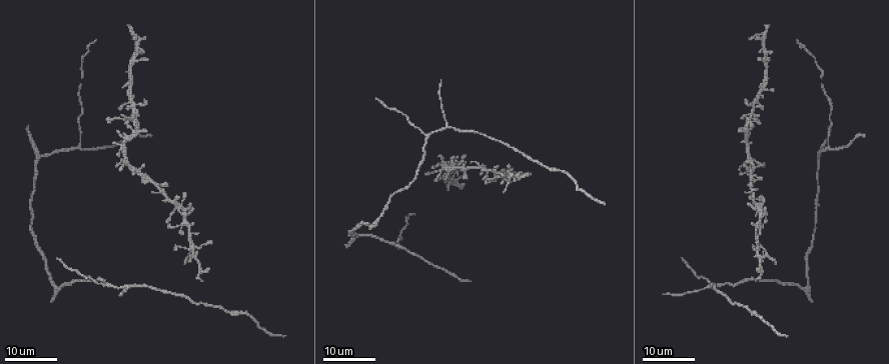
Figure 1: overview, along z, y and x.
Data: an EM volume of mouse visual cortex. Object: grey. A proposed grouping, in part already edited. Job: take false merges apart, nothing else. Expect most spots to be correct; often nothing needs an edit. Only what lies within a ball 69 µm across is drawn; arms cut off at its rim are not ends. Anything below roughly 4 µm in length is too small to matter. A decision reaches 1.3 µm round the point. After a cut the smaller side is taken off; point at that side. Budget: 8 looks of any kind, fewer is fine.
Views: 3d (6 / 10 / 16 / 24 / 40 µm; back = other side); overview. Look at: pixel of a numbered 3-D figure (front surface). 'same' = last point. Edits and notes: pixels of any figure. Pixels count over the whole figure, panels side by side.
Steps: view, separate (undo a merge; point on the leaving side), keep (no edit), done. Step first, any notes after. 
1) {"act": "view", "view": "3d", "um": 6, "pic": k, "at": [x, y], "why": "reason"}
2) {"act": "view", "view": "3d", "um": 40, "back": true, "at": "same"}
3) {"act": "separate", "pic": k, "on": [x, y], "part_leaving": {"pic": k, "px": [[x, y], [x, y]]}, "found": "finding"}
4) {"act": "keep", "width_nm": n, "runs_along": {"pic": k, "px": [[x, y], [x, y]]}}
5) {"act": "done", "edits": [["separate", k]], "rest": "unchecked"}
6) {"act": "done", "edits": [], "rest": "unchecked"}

{"act": "view", "view": "3d", "um": 24, "pic": 1, "at": [130, 286], "why": "small branch off a trunk"}

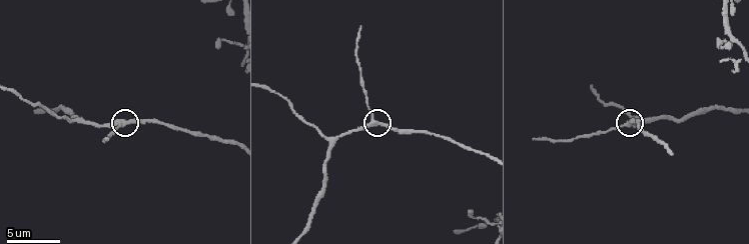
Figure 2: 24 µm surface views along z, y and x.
{"act": "view", "view": "3d", "um": 10, "pic": 2, "at": [629, 124]}

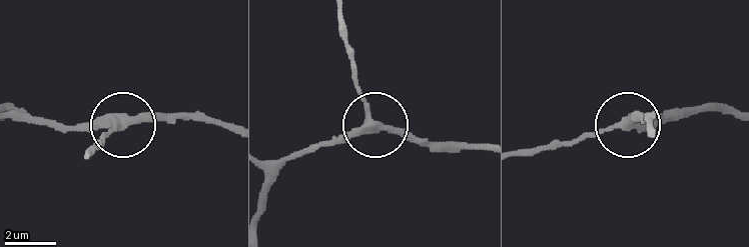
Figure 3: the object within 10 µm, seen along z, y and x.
{"act": "keep", "width_nm": 300, "runs_along": {"pic": 3, "px": [[327, 143], [350, 139], [372, 124], [350, 49]]}, "found": "all the same neuron"}

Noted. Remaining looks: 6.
{"act": "view", "view": "3d", "um": 6, "pic": 2, "at": [330, 145], "why": "three-way junction"}

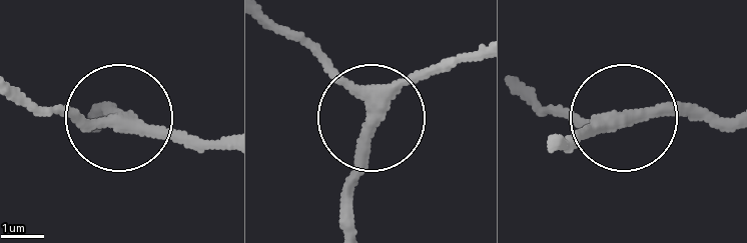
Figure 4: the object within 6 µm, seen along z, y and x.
{"act": "keep", "side_arm_um": 15, "runs_along": {"pic": 4, "px": [[464, 57], [435, 64], [374, 114], [287, 28]]}, "found": "all the same neuron"}

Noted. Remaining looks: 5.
{"act": "view", "view": "3d", "um": 16, "pic": 1, "at": [758, 277], "why": "calibre changes"}

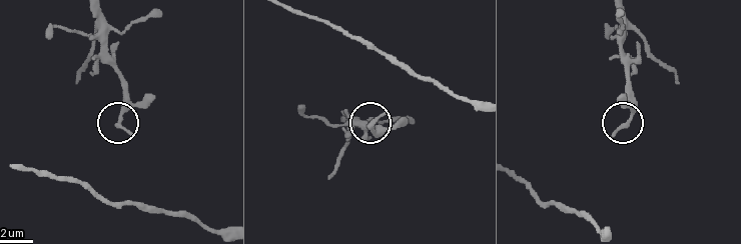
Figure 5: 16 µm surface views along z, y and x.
{"act": "view", "view": "3d", "um": 6, "pic": 5, "at": [118, 123], "why": "zoom in"}

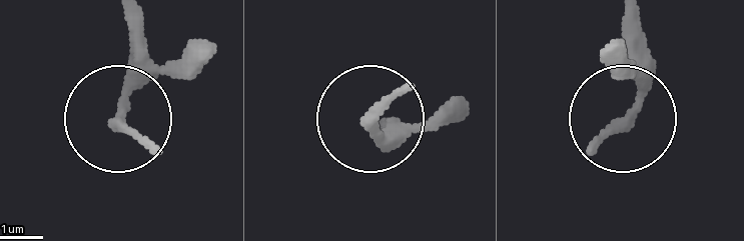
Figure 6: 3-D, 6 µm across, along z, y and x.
{"act": "keep", "found": "continuous, no second neuron"}

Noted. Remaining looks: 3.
{"act": "view", "view": "3d", "um": 24, "pic": 1, "at": [397, 246], "why": "thin arm on a thick one"}

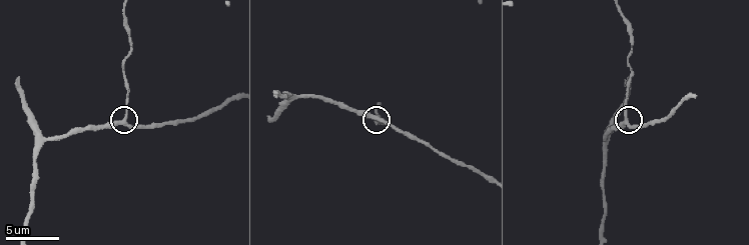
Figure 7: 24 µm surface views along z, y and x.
{"act": "view", "view": "3d", "um": 6, "pic": 7, "at": [123, 119], "why": "zoom in"}

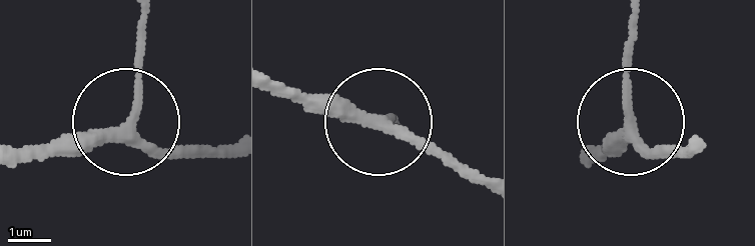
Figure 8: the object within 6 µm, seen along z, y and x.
{"act": "view", "view": "3d", "um": 6, "back": true, "pic": 8, "at": [385, 123]}

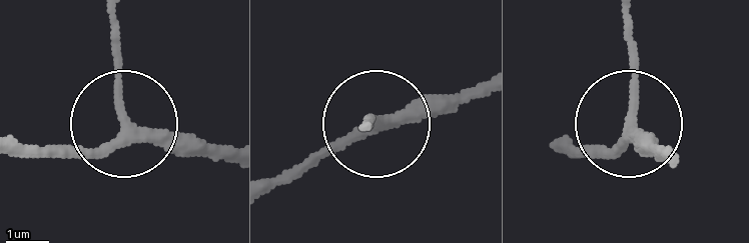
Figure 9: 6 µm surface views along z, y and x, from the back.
{"act": "keep", "arms": 3, "runs_along": {"pic": 9, "px": [[233, 157], [136, 124], [83, 153], [43, 153]]}, "found": "all the same neuron"}

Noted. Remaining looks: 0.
{"act": "done", "edits": [], "rest": "unchecked"}

